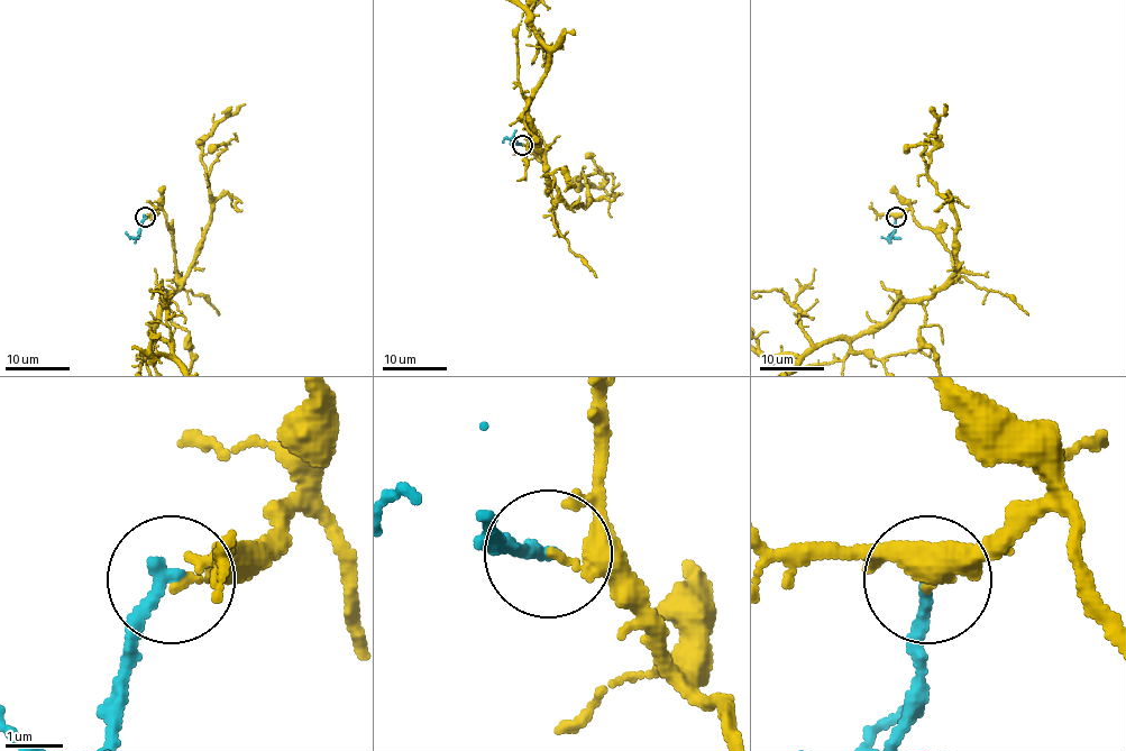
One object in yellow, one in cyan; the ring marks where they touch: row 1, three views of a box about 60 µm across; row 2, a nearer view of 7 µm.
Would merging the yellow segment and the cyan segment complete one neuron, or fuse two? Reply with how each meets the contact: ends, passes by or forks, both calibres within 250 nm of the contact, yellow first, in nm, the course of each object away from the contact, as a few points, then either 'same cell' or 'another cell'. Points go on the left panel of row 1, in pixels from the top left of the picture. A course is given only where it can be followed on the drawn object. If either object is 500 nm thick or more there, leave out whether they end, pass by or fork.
yellow ends; cyan ends; calibres 180 and 260 nm; course cyan (146, 218), (136, 237), (125, 231); another cell

